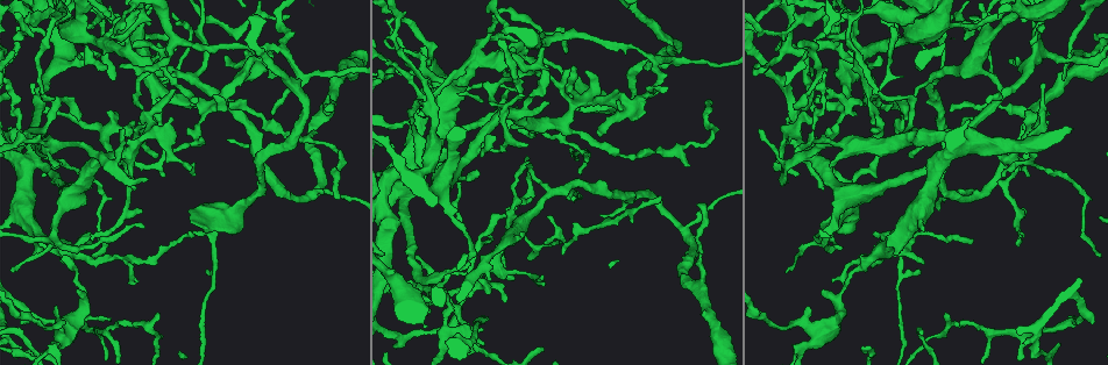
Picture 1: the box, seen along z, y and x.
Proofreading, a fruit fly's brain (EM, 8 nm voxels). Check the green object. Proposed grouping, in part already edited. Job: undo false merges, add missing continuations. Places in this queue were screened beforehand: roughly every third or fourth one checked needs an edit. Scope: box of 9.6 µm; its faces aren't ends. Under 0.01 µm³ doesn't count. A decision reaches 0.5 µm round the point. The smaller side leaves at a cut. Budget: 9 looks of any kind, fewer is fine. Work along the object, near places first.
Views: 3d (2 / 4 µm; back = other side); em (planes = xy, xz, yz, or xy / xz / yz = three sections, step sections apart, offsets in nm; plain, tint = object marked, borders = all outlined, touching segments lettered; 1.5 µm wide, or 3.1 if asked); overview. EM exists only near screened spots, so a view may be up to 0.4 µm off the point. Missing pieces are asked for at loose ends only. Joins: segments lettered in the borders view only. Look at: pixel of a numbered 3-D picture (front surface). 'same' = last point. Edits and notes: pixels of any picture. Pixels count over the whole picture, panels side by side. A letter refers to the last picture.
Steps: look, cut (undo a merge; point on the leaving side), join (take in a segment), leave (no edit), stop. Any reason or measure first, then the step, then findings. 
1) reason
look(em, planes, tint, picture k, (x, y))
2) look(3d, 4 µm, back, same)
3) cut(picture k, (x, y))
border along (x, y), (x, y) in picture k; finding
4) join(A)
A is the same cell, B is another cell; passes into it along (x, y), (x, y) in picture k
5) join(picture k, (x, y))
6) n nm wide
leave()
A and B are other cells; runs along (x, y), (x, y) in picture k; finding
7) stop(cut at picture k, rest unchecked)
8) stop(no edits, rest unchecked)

tapers out
look(3d, 2 µm, picture 1, (971, 241))

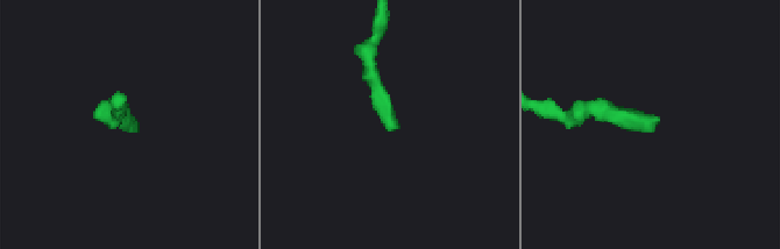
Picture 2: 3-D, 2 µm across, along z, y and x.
shape alone is not enough
look(em, yz, step 8, borders, picture 2, (134, 126))

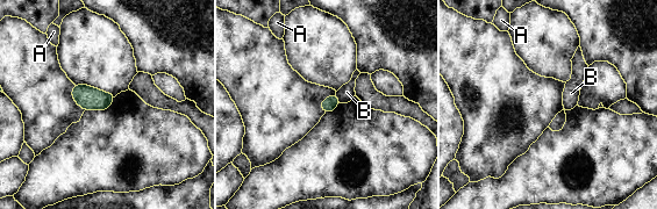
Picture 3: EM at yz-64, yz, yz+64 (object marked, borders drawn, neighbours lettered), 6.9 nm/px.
100 nm wide
leave()
A and B are other cells; border along (336, 93), (340, 102) in picture 3; no lettered segment goes on from it

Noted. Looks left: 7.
looks like a crossing
look(3d, 2 µm, picture 1, (536, 68))

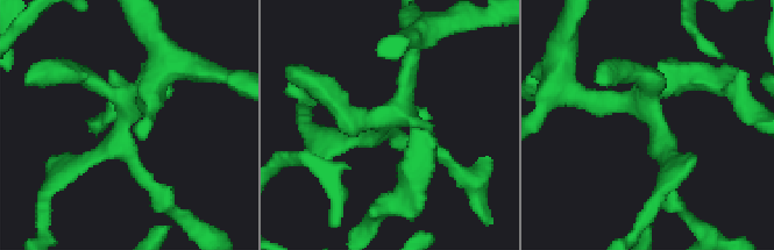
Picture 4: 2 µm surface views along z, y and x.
look(em, planes, borders, picture 4, (130, 112))

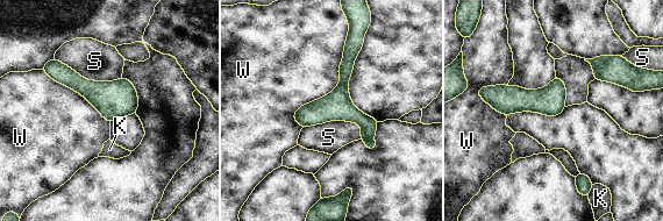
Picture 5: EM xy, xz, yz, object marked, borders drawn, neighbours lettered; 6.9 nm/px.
leave()
K, S and W are other cells; runs along (350, 47), (343, 102), (372, 147) in picture 5; continuous, no second cell

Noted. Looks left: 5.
calibre changes
look(3d, 2 µm, picture 1, (57, 17))

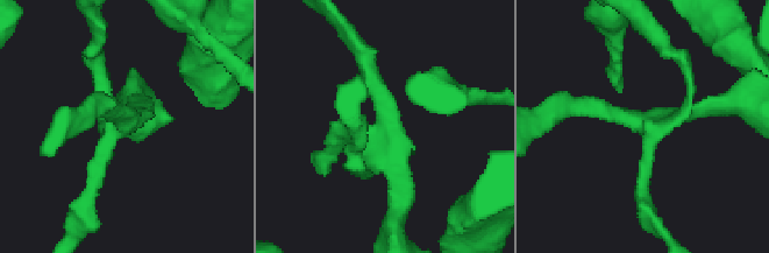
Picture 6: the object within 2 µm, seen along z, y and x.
shape alone is not enough
look(em, planes, plain, picture 6, (653, 127))

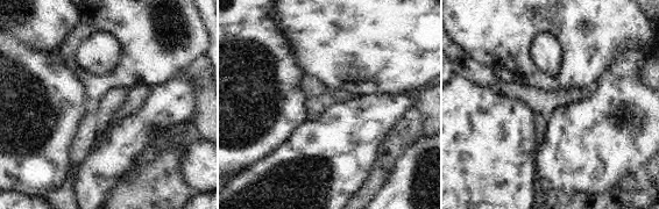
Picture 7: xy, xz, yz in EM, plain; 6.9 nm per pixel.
look(em, planes, borders, same)

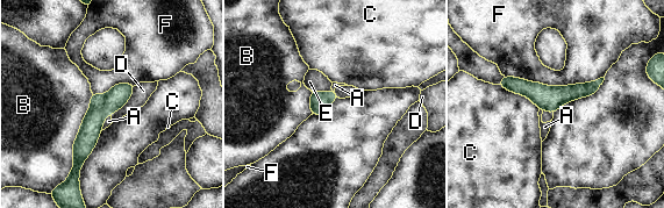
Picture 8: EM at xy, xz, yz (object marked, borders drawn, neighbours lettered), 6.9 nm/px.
cut(picture 8, (91, 128))
A, B, C, D, E and F are other cells; a second cell is stuck on

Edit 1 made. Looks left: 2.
tapers out
look(em, yz, step 8, tint, picture 1, (527, 165))

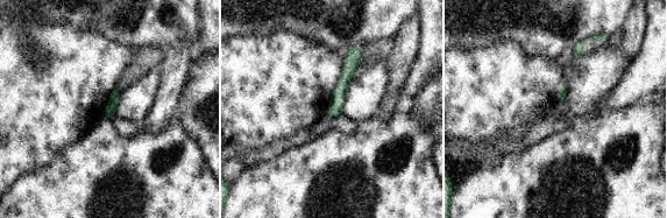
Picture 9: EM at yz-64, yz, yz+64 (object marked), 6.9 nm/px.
another direction
look(em, xy, step 8, borders, same)

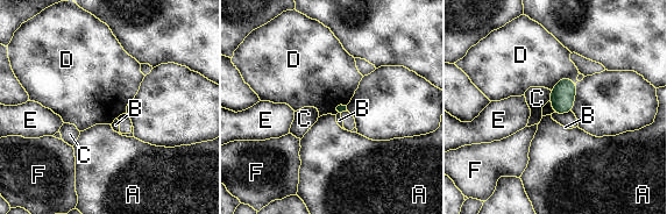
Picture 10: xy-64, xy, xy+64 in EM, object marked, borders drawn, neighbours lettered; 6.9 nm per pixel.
D touches over 180 nm
leave()
A, B, C, D, E and F are other cells; none of them fits

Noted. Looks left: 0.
stop(cut at picture 8, rest unchecked)

